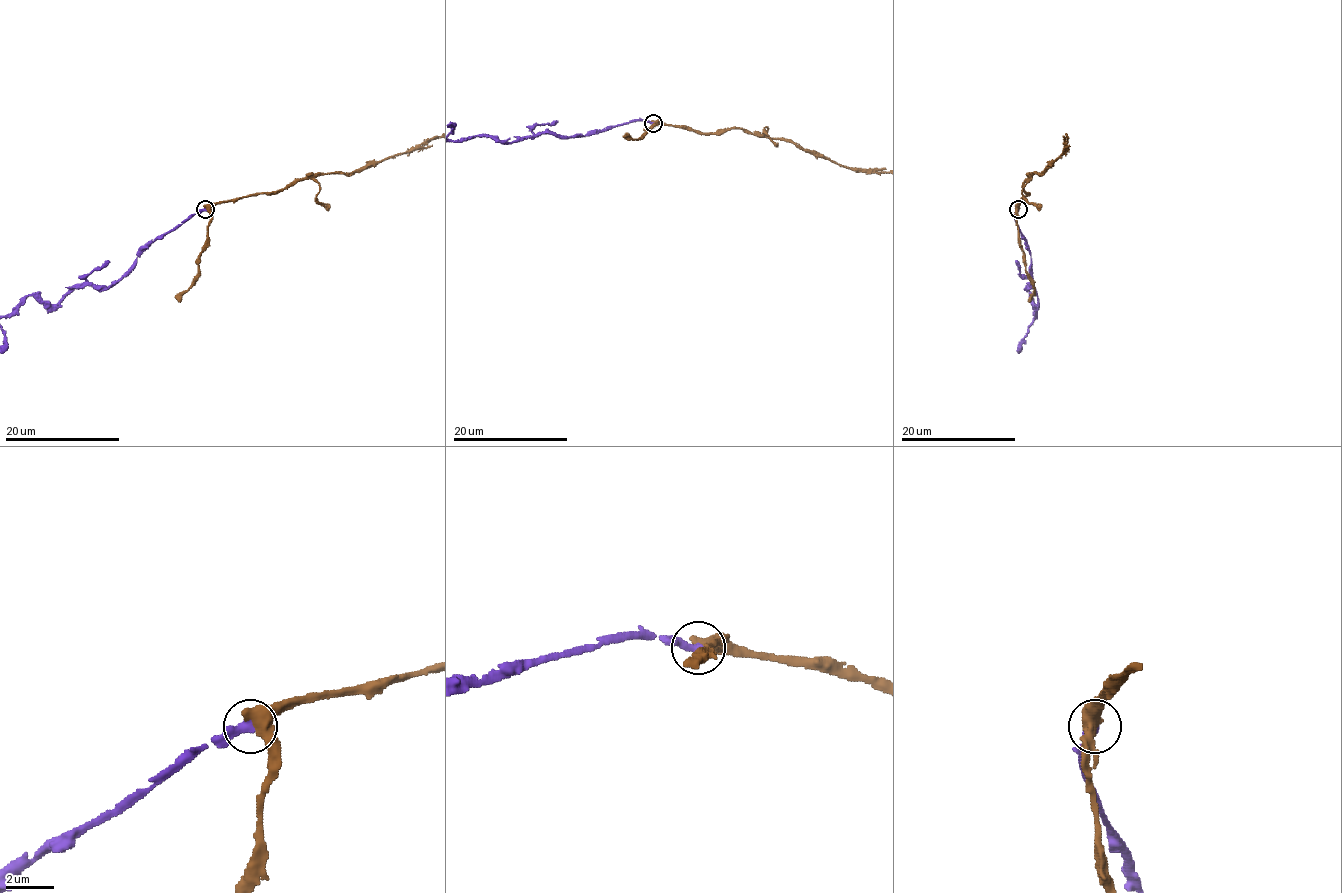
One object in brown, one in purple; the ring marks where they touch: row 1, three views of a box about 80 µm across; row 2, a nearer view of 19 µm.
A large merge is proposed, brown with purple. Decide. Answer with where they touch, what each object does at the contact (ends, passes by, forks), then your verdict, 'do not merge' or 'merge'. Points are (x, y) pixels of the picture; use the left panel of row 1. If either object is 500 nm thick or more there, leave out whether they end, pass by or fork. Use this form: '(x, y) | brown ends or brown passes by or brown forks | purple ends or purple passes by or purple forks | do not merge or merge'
(205, 209) | merge

